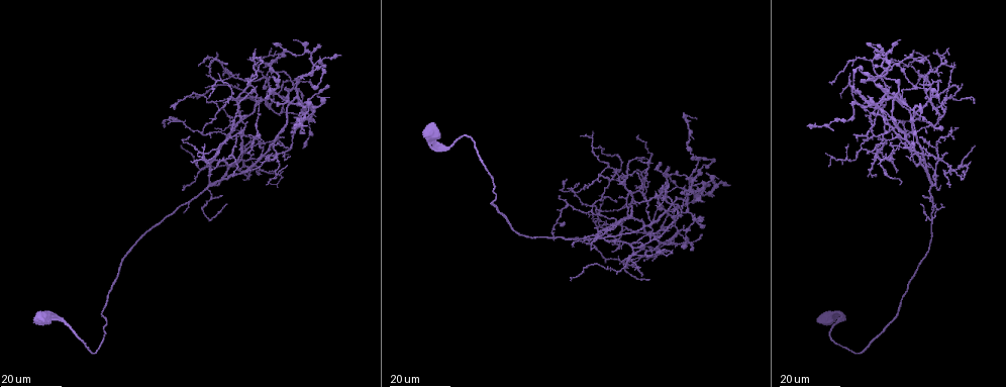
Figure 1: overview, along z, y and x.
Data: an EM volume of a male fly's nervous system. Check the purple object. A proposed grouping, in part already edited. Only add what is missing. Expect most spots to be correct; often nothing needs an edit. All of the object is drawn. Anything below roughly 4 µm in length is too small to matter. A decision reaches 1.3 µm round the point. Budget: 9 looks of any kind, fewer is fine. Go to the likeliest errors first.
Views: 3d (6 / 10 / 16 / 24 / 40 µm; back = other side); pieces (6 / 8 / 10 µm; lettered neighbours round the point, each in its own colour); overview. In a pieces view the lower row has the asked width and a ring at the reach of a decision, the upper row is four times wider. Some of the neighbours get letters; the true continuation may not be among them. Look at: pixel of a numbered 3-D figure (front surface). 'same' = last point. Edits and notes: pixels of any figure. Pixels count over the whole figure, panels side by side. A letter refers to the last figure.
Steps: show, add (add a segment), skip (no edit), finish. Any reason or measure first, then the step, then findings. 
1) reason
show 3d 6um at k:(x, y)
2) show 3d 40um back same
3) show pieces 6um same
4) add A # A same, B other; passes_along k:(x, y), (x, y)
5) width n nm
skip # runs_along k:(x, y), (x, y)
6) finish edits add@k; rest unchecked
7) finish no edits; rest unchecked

thin end
show 3d 16um at 1:(283, 138)

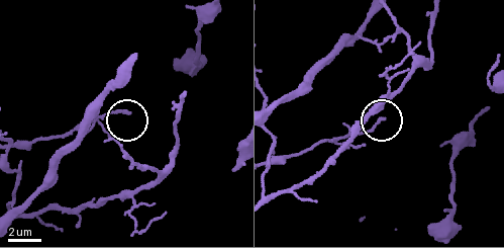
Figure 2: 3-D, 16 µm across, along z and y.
show pieces 10um at 2:(381, 119)

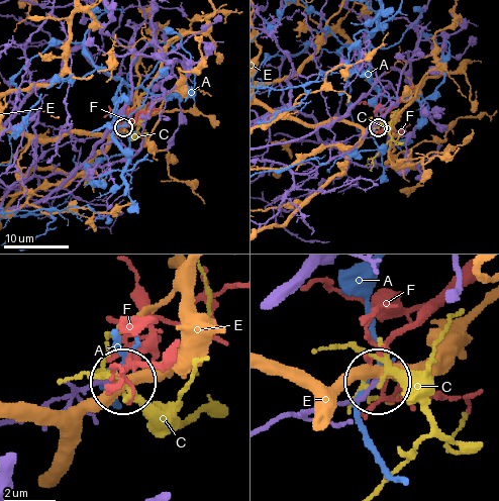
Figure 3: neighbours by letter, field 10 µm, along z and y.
skip # A other, C other, E other, F other; no lettered segment goes on from it

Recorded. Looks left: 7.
thin end
show 3d 24um at 1:(632, 198)

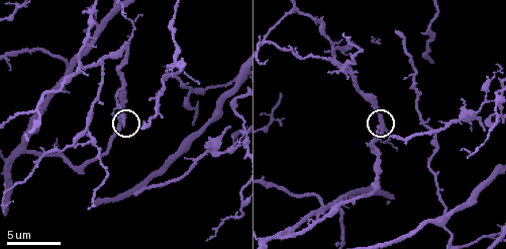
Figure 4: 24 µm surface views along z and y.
see the neighbours
show pieces 10um at 4:(379, 126)

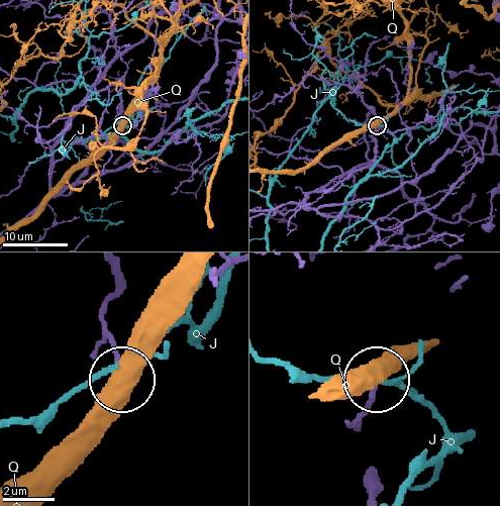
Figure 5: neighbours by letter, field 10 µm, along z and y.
skip # J other, Q other; none of them fits

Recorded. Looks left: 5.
tapers out
show 3d 16um at 1:(935, 113)

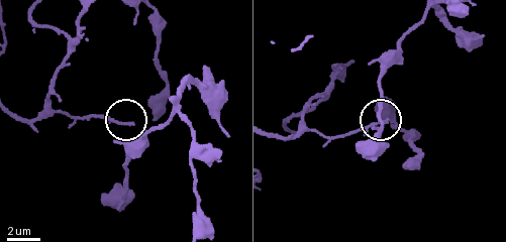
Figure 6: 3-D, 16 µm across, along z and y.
closer look
show 3d 6um at 6:(130, 124)

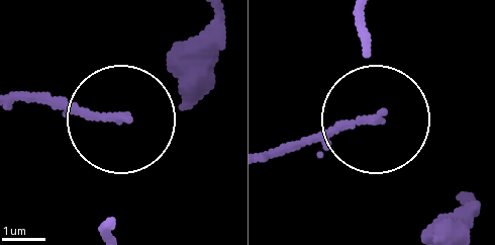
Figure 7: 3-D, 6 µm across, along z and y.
show pieces 8um at 7:(373, 118)

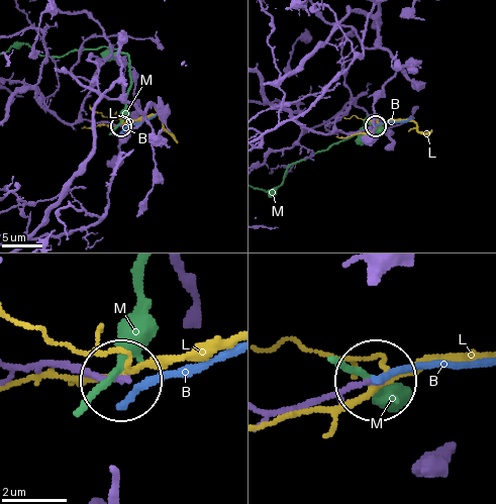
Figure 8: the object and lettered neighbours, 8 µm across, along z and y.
skip # B other, L other, M other; runs_along 8:(10, 101), (31, 89), (66, 122), (120, 125); none of them fits

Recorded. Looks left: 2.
free end
show 3d 16um at 1:(618, 197)

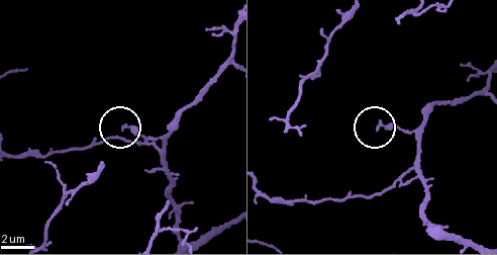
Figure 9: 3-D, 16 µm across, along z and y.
show pieces 8um at 9:(379, 128)

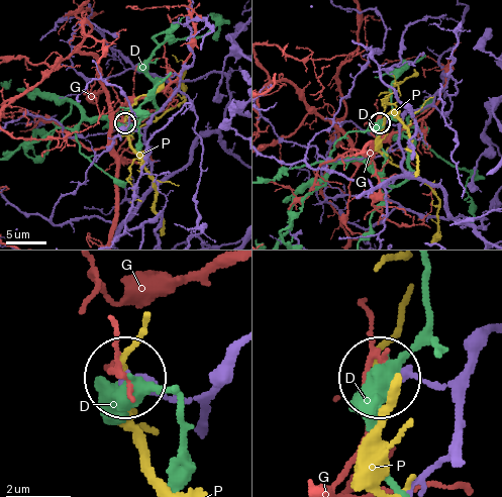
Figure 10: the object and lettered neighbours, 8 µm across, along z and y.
skip # D other, G other, P other; none of them fits

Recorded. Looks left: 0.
finish no edits; rest unchecked

